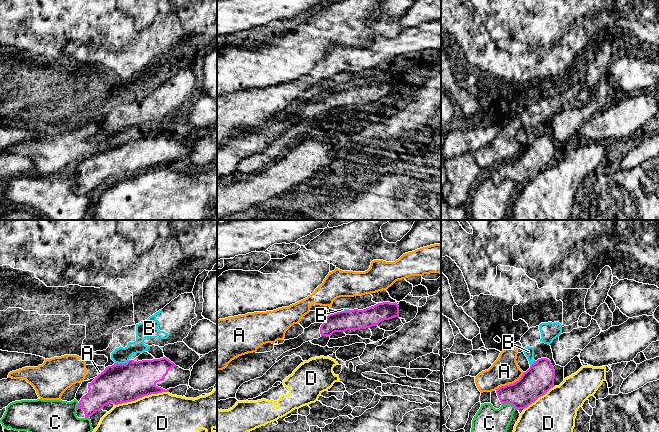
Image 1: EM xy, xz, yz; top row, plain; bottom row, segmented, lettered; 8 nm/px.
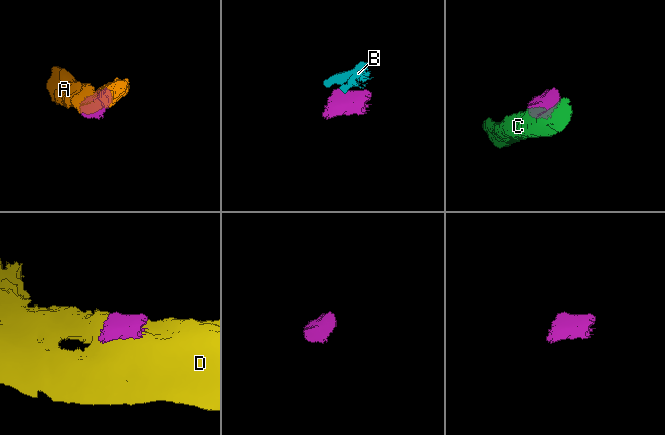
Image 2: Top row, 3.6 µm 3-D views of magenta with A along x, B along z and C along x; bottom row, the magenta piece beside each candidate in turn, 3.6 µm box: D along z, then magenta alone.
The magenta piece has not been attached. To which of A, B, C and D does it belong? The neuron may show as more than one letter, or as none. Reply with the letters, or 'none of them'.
none of them

